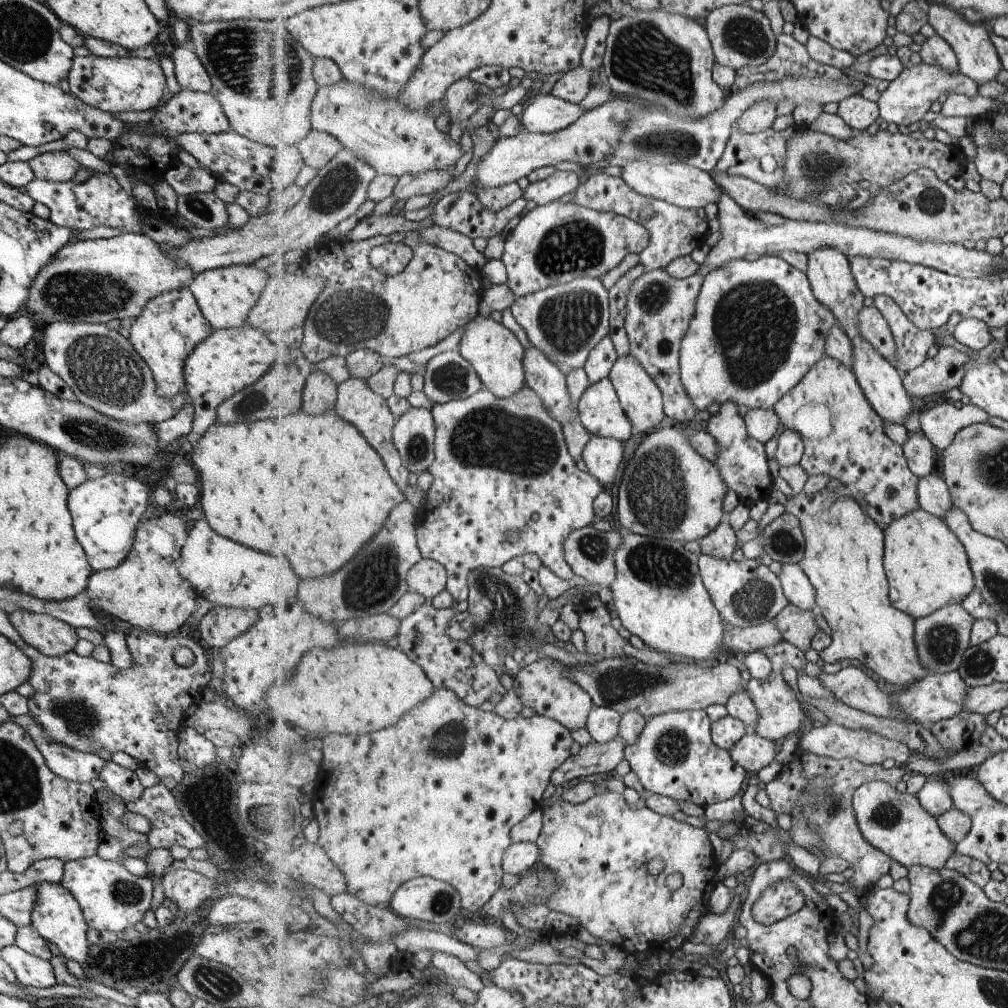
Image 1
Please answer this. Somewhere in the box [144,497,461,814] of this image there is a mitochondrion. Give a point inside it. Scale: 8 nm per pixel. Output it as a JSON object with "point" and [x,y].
{"point":[376,577]}

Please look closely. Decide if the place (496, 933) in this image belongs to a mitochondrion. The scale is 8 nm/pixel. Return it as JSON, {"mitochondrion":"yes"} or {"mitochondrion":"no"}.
{"mitochondrion":"no"}

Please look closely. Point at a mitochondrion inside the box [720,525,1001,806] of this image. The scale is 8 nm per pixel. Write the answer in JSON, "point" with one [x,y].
{"point":[753,601]}

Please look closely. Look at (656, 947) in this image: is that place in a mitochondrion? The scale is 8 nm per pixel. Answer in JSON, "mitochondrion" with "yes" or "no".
{"mitochondrion":"no"}

